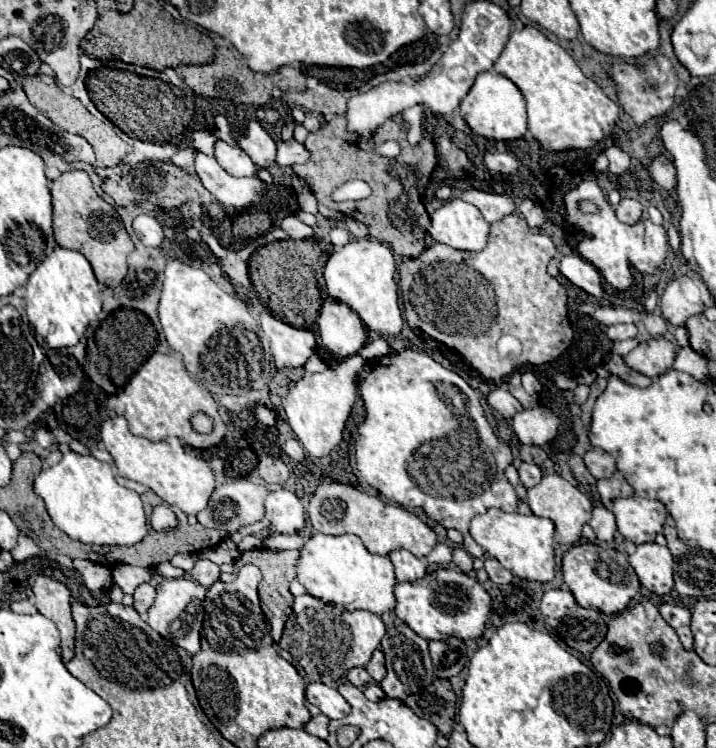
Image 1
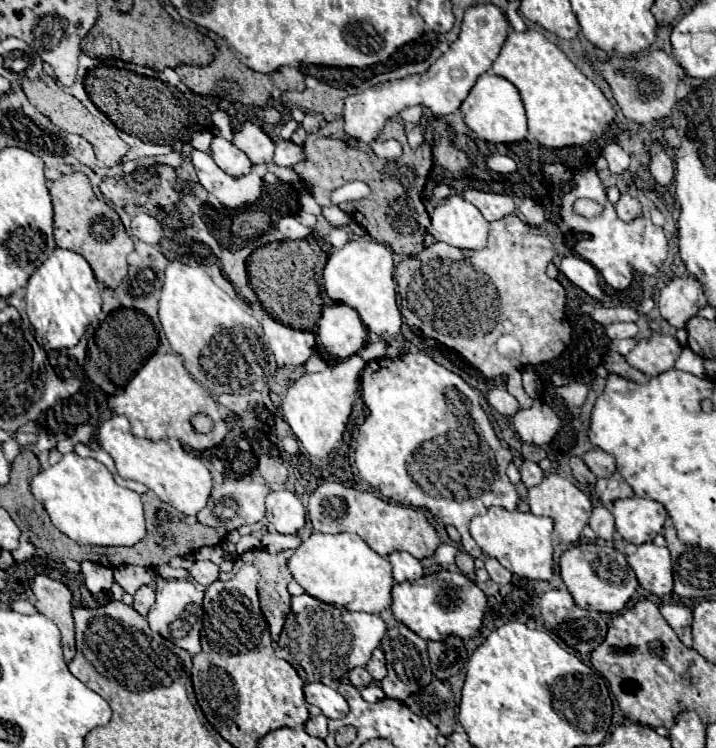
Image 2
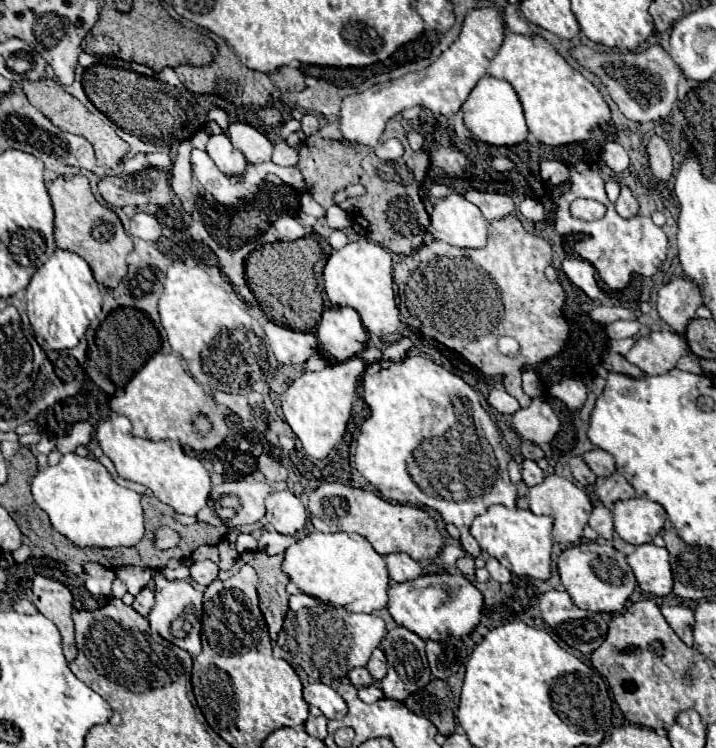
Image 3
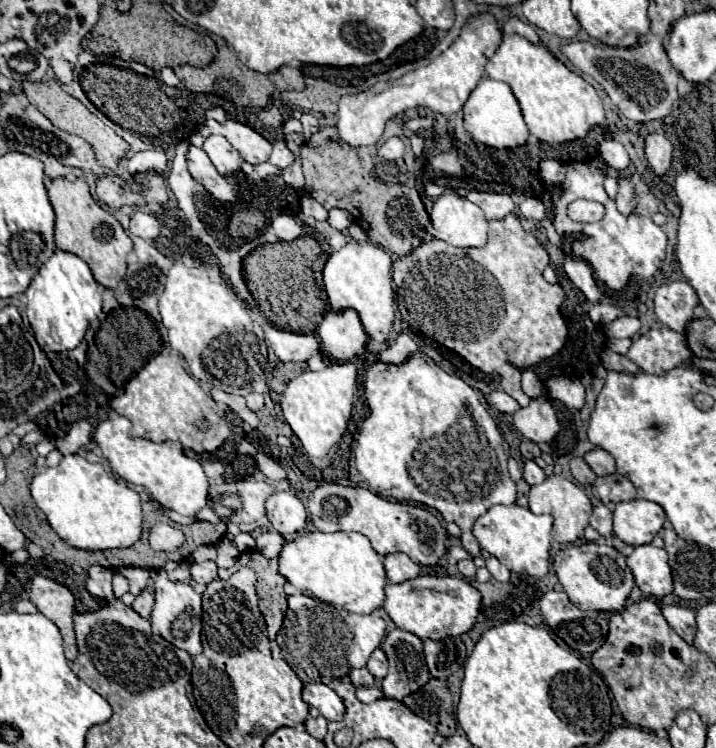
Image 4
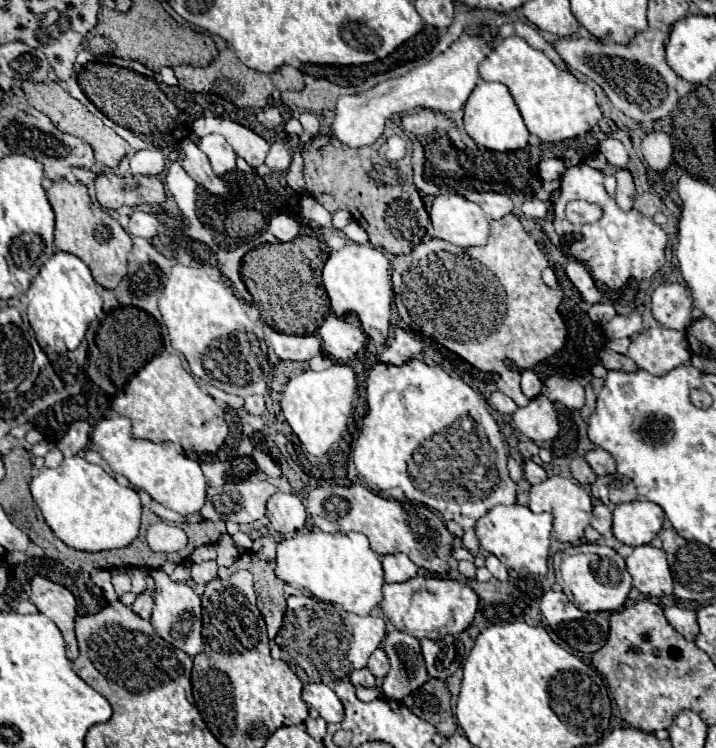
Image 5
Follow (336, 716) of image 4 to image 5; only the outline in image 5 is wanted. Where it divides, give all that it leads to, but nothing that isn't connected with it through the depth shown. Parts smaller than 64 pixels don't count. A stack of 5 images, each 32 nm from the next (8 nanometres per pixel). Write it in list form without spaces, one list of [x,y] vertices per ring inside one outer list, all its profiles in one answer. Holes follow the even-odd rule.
[[[306,684],[302,690],[302,700],[318,710],[326,722],[340,722],[344,718],[344,706],[338,696],[326,684]]]

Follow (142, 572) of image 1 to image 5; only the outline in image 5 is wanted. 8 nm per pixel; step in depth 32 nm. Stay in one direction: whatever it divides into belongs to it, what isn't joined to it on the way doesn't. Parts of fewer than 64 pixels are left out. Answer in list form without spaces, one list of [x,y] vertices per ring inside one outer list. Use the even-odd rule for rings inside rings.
[[[132,570],[132,594],[142,594],[146,592],[146,574],[142,574],[140,570]]]

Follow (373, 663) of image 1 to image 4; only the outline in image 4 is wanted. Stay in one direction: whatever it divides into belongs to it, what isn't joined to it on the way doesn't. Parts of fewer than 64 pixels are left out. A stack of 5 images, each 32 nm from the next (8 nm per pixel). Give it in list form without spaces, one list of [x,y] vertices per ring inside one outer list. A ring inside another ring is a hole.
[[[376,648],[376,650],[372,652],[366,668],[370,670],[370,674],[372,674],[376,680],[382,680],[382,678],[388,674],[388,658],[386,658],[386,654],[384,654],[380,648]]]

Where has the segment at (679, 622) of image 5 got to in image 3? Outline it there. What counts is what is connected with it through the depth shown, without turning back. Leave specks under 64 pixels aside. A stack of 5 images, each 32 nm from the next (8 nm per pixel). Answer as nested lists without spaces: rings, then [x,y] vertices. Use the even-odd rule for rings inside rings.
[[[662,606],[662,614],[668,620],[670,628],[684,640],[688,646],[692,646],[692,626],[694,626],[694,612],[686,606]]]

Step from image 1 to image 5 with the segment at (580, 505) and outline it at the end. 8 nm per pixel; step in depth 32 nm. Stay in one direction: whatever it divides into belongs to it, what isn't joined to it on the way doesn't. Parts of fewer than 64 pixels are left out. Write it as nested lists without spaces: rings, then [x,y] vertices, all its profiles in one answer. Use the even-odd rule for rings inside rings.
[[[550,476],[548,480],[532,486],[528,508],[532,512],[550,512],[554,516],[552,538],[556,538],[558,542],[570,542],[570,544],[576,544],[584,538],[584,530],[590,524],[590,516],[592,516],[592,504],[590,504],[588,492],[580,484],[562,476]]]

